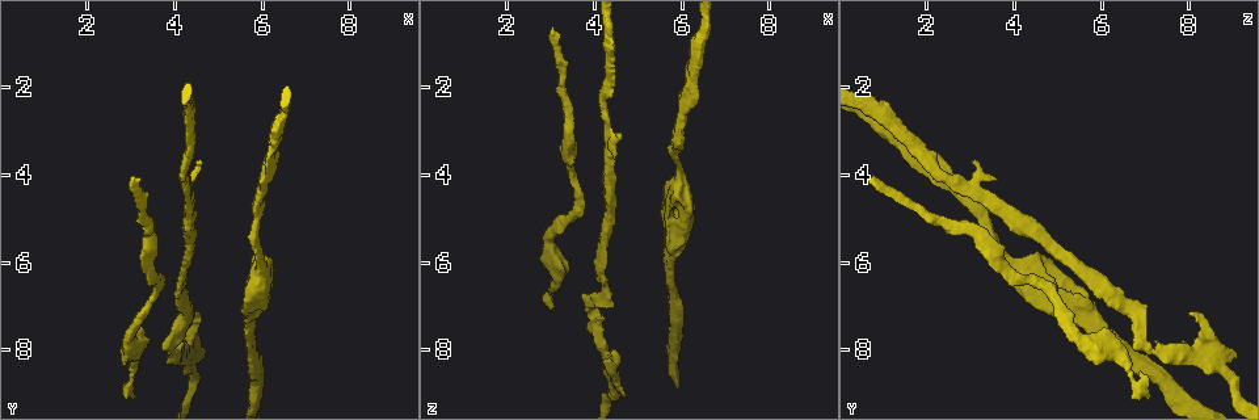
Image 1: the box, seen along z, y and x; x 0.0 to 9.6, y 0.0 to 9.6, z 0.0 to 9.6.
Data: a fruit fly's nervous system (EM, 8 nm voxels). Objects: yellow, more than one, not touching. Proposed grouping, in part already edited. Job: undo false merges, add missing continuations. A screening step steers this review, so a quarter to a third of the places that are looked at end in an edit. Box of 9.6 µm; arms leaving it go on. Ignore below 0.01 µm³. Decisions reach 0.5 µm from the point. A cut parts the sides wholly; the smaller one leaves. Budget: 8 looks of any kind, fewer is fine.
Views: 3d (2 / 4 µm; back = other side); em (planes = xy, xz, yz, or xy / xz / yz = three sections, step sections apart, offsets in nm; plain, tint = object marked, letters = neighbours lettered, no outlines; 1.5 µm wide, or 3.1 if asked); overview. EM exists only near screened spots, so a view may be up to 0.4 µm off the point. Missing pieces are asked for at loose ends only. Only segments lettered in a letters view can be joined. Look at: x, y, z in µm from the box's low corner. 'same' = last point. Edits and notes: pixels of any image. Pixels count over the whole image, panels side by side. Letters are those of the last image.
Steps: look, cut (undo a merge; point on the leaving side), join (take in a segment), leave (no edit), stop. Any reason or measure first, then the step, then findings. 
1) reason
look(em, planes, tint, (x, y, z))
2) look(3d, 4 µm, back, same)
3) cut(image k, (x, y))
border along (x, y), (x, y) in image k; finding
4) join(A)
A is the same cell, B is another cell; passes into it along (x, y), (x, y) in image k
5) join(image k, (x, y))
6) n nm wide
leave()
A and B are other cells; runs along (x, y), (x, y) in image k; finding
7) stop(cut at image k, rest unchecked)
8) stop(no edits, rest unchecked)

two arms at a narrow angle
look(em, planes, letters, (4.20, 8.10, 8.05))

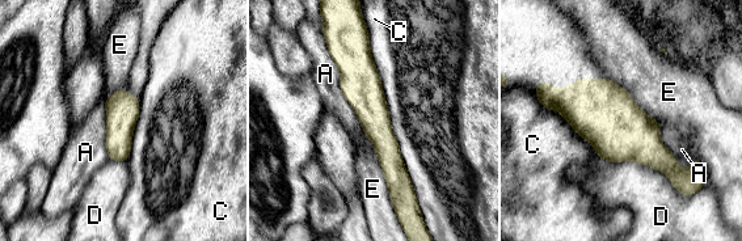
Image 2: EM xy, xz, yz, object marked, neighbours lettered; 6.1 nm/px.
leave()
A, C, D and E are other cells; runs along (365, 39), (362, 89), (395, 193) in image 2; one cell here

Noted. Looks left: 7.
an open end
look(3d, 4 µm, (6.05, 5.85, 4.70))

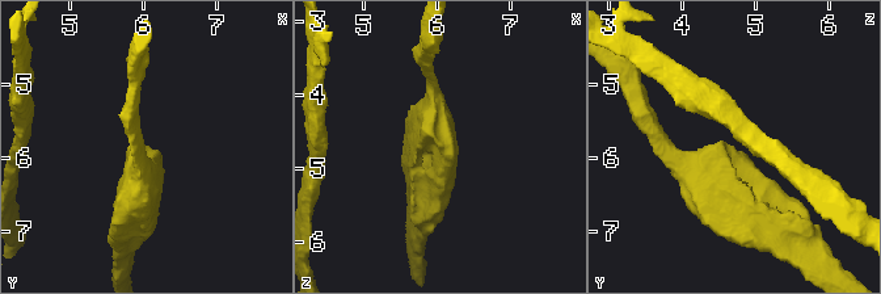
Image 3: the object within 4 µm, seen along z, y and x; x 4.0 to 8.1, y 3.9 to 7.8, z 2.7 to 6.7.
shape alone is not enough
look(em, xy, step 4, letters, (6.05, 5.85, 4.65))

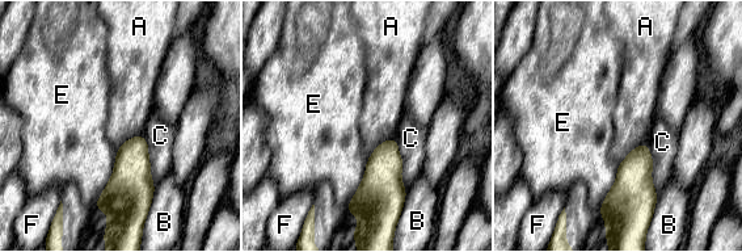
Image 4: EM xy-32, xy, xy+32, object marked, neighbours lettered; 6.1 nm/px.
leave()
A, B, C, E and F are other cells; none of them fits

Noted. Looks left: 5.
long arm stops here
look(3d, 4 µm, (3.00, 4.05, 0.65))

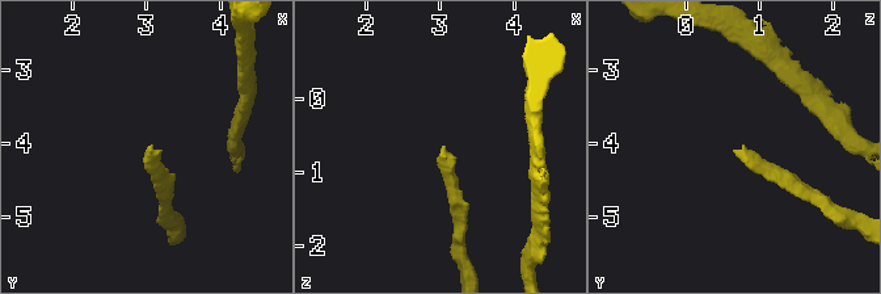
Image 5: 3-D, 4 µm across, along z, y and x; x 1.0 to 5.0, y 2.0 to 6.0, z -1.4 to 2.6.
now the EM
look(em, planes, letters, (3.05, 4.10, 0.65))

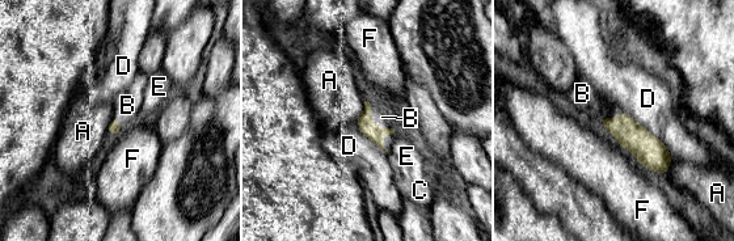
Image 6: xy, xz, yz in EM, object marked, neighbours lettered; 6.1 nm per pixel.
D touches over 440 nm
join(B)
B is the same cell, A, C, D, E and F are other cells; passes into it along (365, 125), (370, 121), (382, 117) in image 6; the cell continues

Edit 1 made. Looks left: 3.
stop(join at image 6, rest unchecked)

